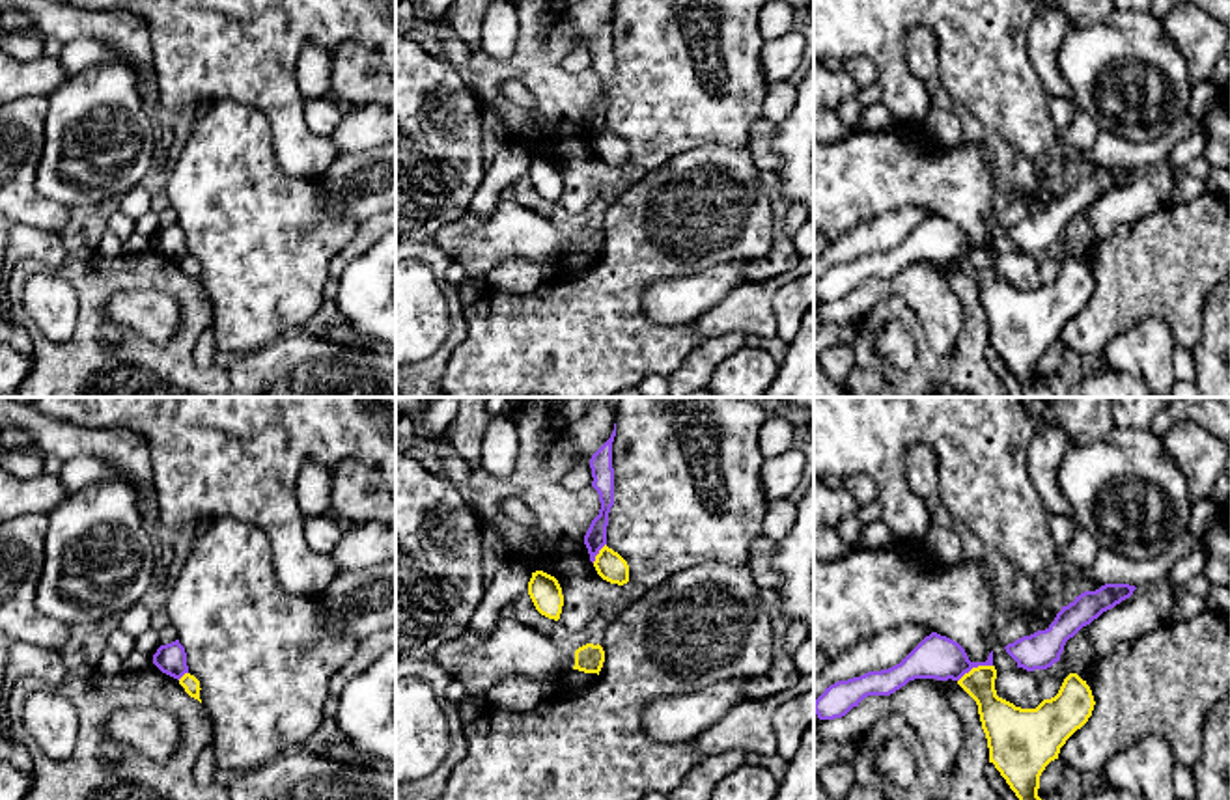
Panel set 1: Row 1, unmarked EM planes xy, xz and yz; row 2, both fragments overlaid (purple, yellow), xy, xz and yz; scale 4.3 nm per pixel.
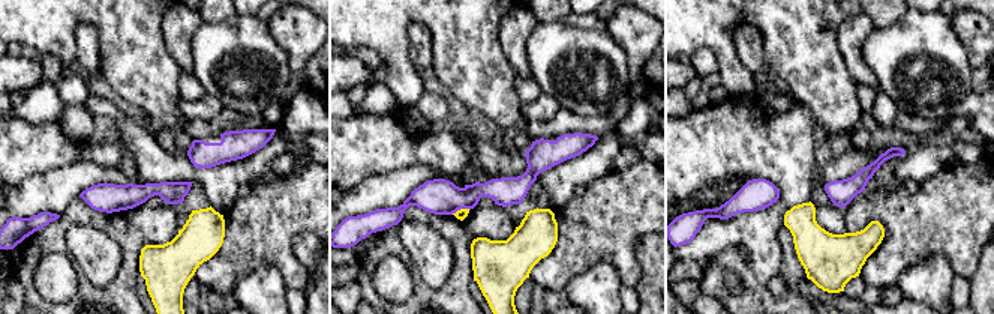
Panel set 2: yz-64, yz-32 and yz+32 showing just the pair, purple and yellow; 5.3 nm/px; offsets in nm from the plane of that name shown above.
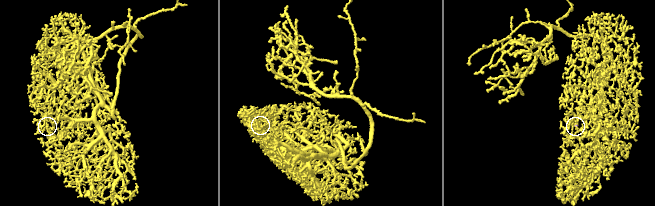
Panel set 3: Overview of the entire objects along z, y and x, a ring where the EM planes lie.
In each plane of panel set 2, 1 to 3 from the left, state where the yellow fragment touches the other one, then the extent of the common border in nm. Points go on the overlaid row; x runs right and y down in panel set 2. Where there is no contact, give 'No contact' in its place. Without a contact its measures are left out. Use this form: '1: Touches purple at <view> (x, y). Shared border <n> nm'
1: No contact
2: Touches purple at yz-32 (461, 208). Shared border 110 nm
3: No contact

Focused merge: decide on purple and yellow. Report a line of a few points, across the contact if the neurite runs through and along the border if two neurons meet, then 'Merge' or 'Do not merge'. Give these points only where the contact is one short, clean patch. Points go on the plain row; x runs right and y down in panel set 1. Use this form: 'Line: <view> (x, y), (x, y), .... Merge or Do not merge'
Line: yz (992, 247), (971, 250), (958, 263). Do not merge

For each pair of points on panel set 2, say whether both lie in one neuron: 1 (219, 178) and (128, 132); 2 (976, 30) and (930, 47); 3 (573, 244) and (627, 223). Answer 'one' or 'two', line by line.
1: one
2: two
3: one

